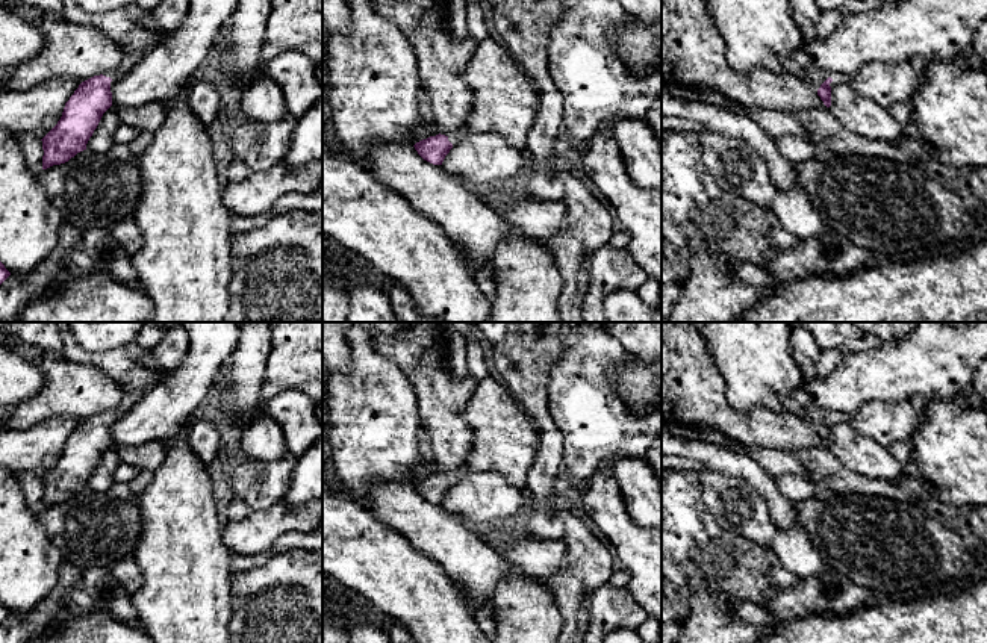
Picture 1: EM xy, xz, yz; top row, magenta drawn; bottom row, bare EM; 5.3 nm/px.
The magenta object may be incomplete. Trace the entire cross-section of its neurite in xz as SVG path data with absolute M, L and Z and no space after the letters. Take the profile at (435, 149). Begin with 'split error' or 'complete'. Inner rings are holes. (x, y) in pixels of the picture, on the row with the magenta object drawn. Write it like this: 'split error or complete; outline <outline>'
split error; outline M457 130L448 136L439 133L416 142L413 147L424 160L433 165L442 165L450 150L459 144L466 136L466 133L466 130Z

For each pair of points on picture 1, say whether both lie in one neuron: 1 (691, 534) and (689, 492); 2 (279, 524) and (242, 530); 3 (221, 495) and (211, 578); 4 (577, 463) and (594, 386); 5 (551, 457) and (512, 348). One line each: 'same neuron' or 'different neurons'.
1: same neuron
2: same neuron
3: different neurons
4: same neuron
5: same neuron

